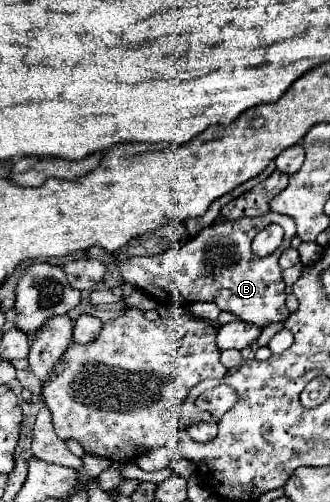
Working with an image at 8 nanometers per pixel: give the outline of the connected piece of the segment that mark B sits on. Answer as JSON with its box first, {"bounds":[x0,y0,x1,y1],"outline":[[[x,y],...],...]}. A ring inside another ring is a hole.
{"bounds":[121,212,295,328],"outline":[[[269,212],[265,216],[259,216],[259,218],[237,218],[233,222],[223,222],[219,230],[201,230],[193,240],[189,240],[183,248],[179,250],[169,250],[169,252],[163,252],[159,256],[151,256],[151,258],[129,258],[121,264],[121,274],[123,274],[123,280],[137,286],[139,290],[151,294],[154,298],[159,300],[165,305],[187,305],[189,302],[215,302],[221,310],[227,310],[227,312],[233,312],[237,318],[245,320],[245,322],[251,322],[259,328],[267,326],[269,322],[277,322],[277,320],[285,320],[289,316],[289,310],[285,306],[285,283],[282,279],[282,272],[279,265],[279,254],[282,253],[282,248],[275,250],[271,256],[265,256],[265,258],[257,258],[253,256],[251,252],[251,240],[255,238],[255,234],[265,228],[267,224],[271,222],[277,222],[279,226],[283,226],[285,230],[285,240],[283,240],[283,246],[291,246],[291,238],[295,236],[295,220],[293,218],[287,218],[287,214],[275,214],[275,212]]]}

